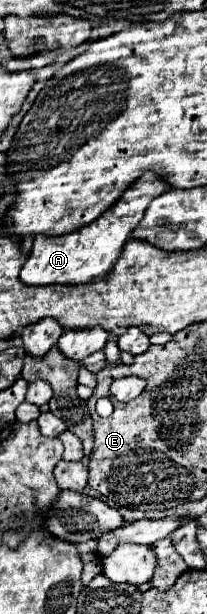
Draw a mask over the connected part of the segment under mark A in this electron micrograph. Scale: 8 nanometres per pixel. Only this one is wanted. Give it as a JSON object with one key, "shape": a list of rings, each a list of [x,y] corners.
{"shape":[[[144,173],[122,193],[122,197],[108,211],[104,211],[90,225],[84,225],[74,233],[66,233],[64,237],[36,237],[30,257],[20,271],[20,281],[24,285],[76,285],[102,279],[116,265],[126,239],[138,227],[148,203],[154,197],[162,195],[166,189],[168,185],[158,175]]]}

